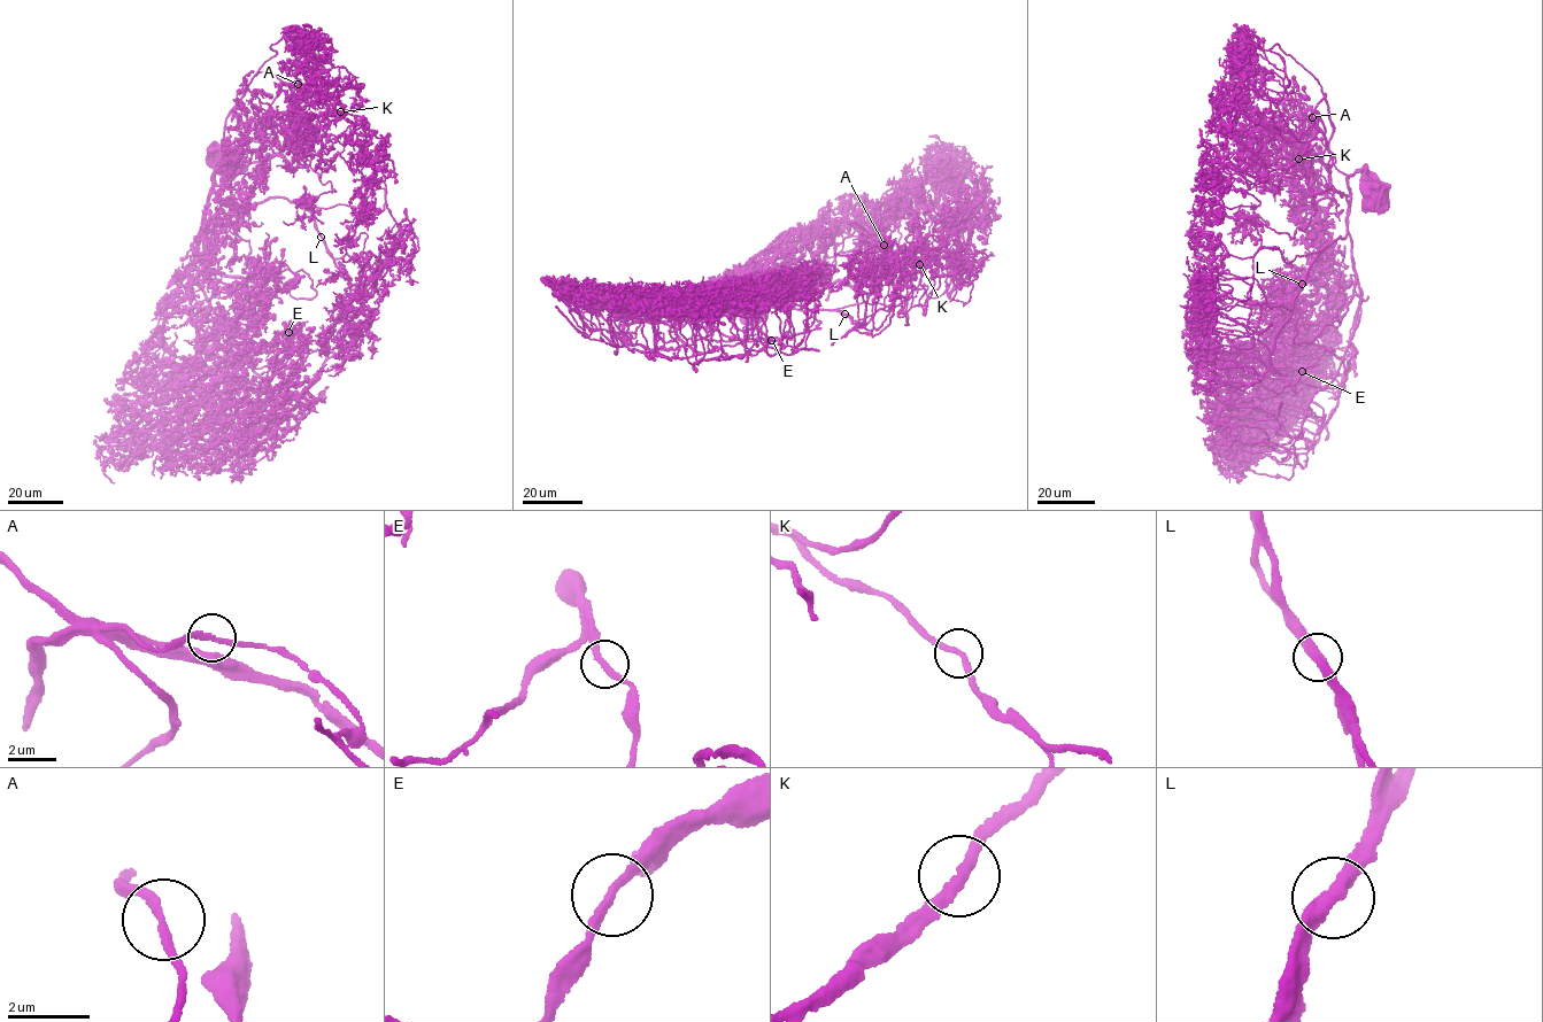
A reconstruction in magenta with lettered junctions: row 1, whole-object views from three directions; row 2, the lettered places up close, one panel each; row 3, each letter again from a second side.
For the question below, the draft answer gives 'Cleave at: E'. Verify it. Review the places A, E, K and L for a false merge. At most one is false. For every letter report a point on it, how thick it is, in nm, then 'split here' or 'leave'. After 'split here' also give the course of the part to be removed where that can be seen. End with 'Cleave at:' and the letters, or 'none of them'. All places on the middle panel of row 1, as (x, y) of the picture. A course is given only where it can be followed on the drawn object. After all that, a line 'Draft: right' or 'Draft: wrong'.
A: at (884, 245); 190 nm thick; leave
E: at (771, 340); 220 nm thick; leave
K: at (919, 264); 240 nm thick; leave
L: at (845, 314); 380 nm thick; leave
Cleave at: none of them
Draft: wrong

